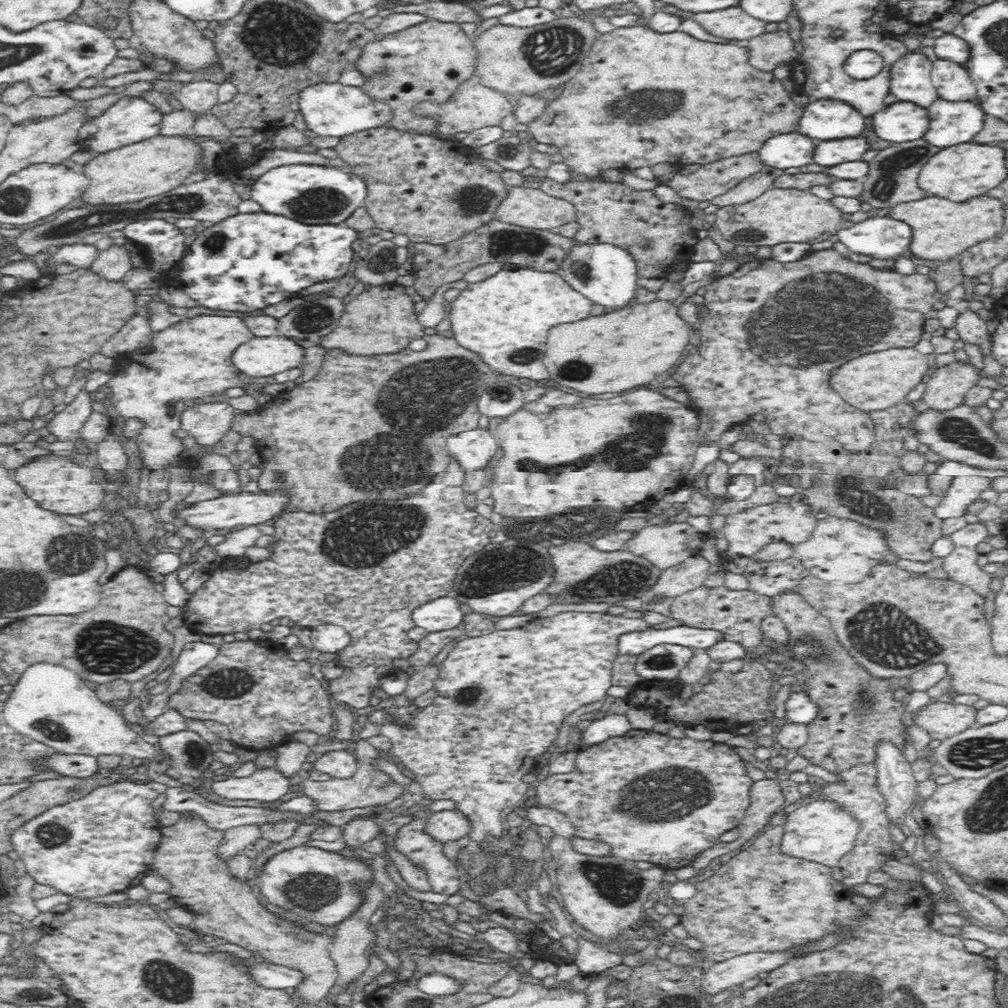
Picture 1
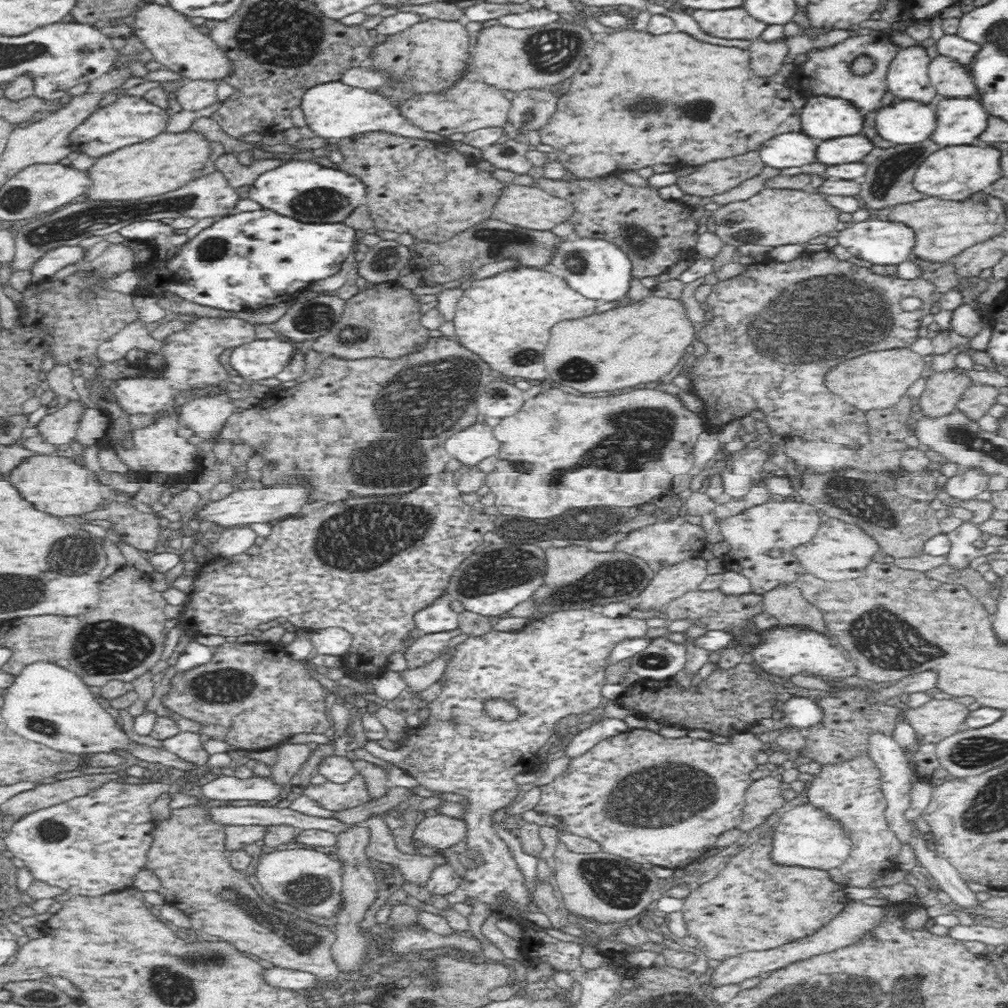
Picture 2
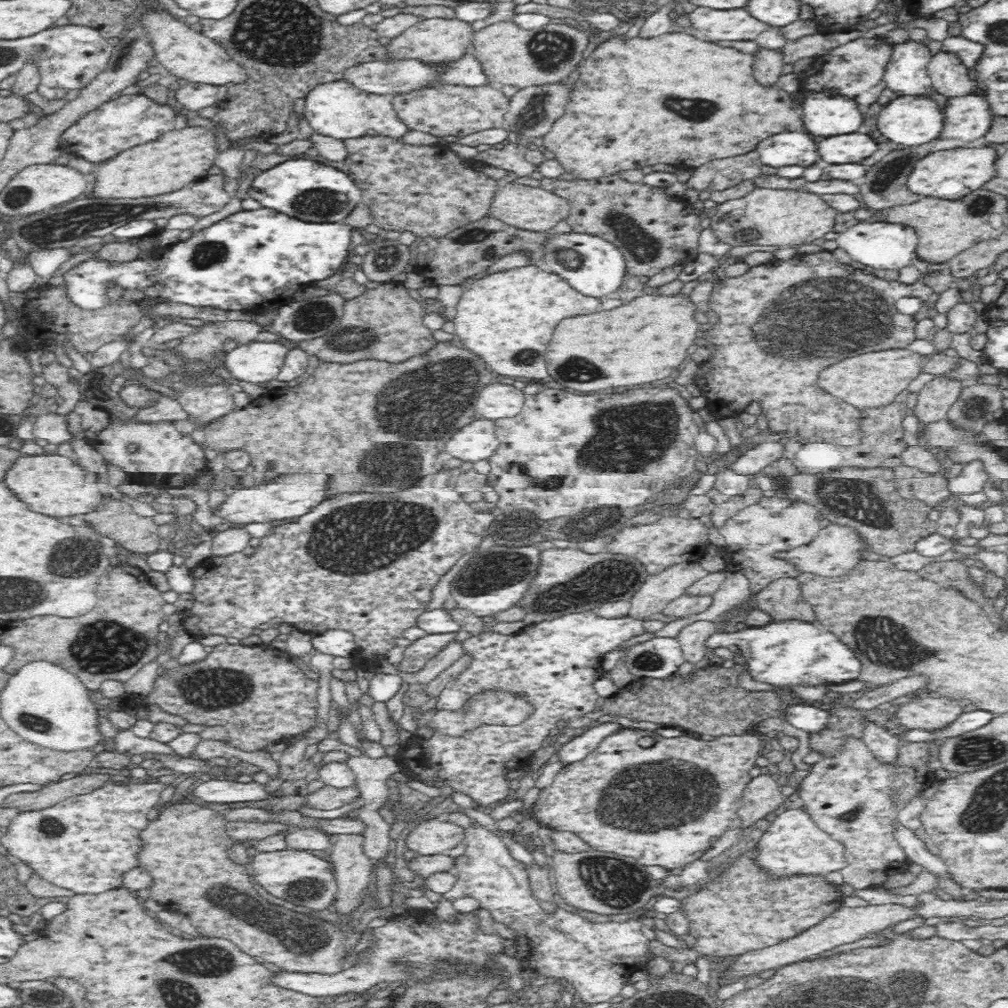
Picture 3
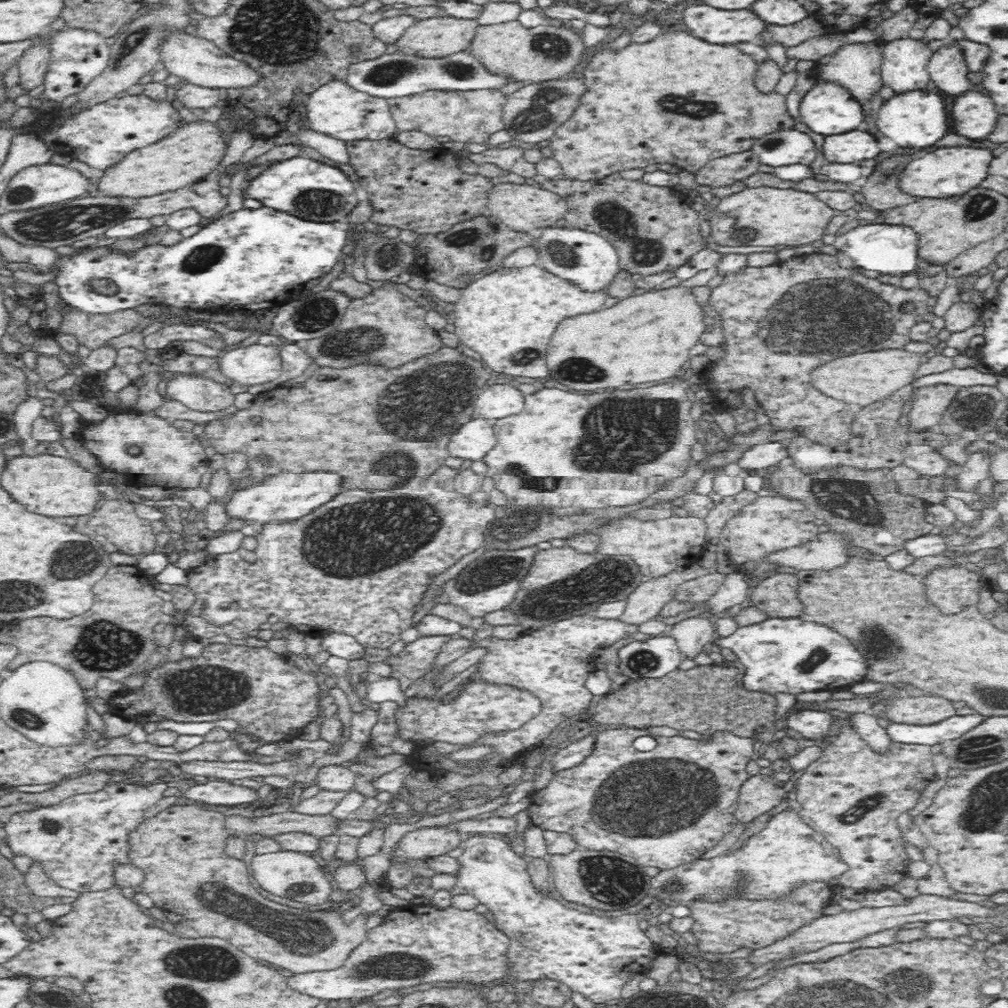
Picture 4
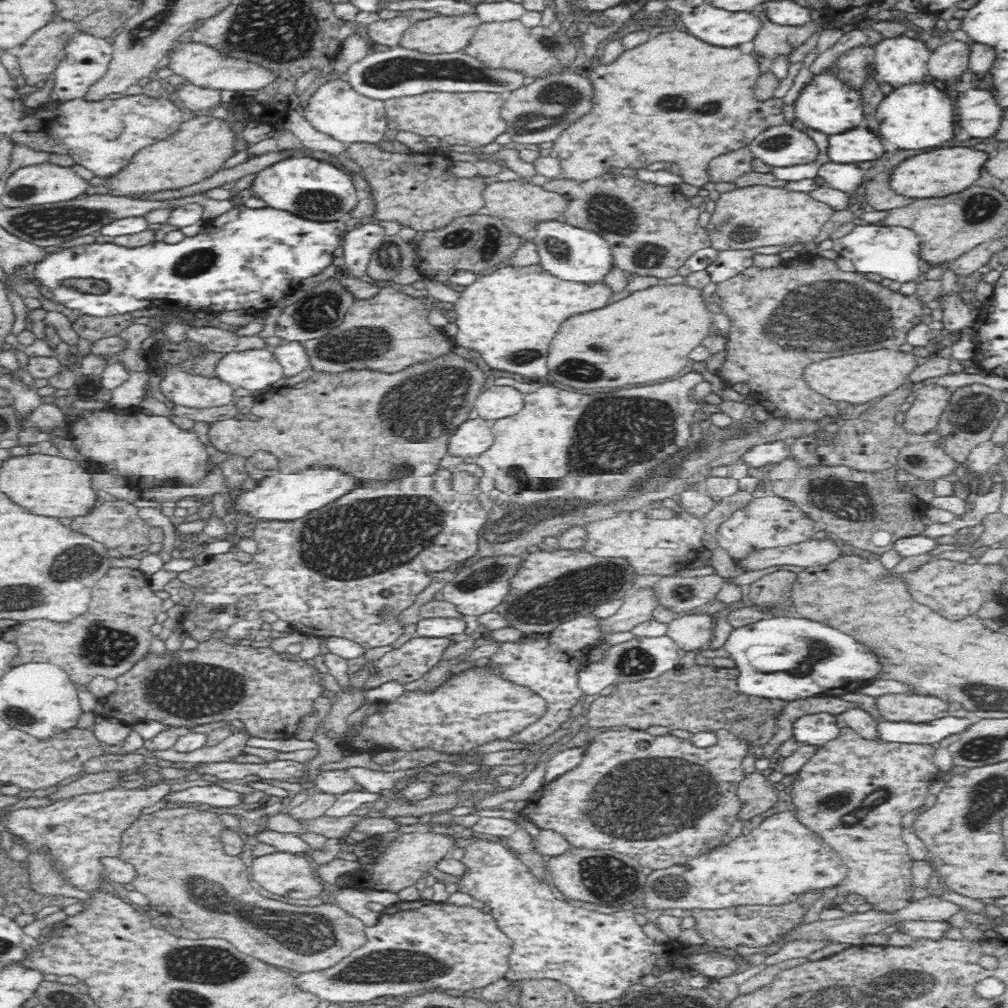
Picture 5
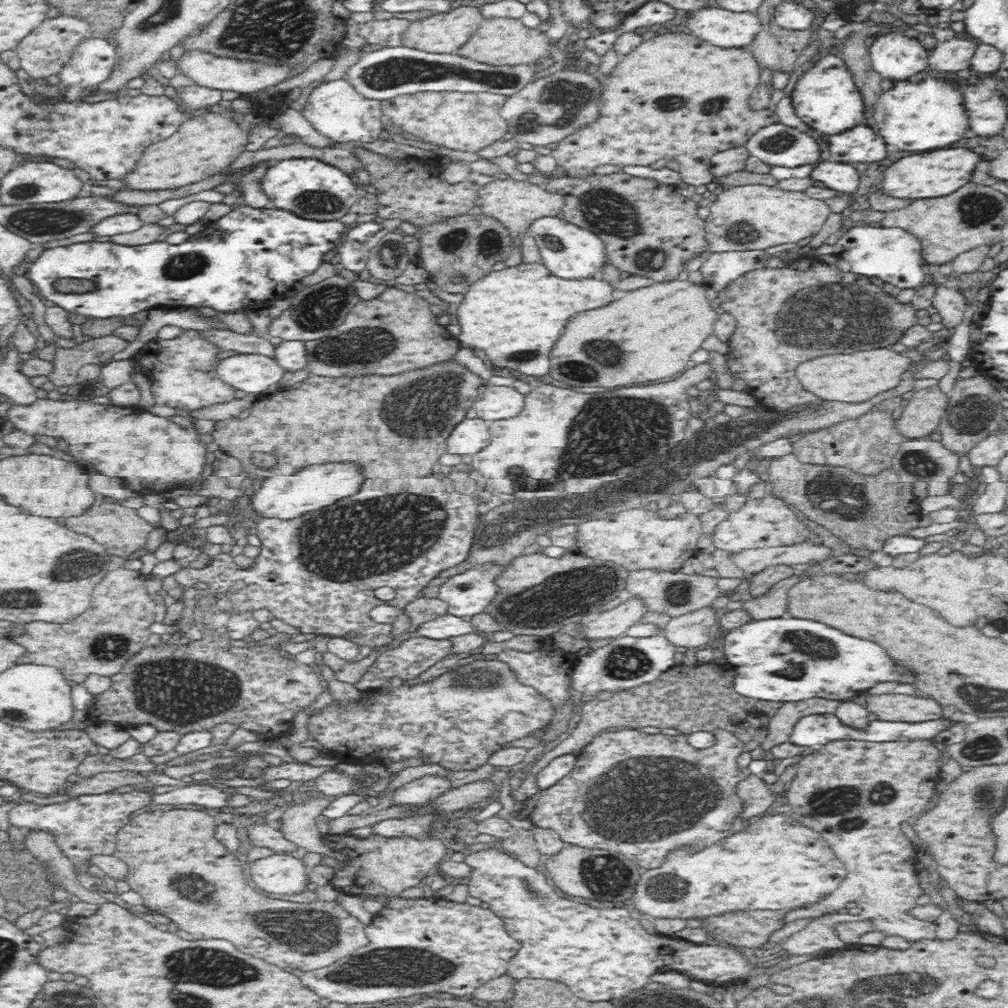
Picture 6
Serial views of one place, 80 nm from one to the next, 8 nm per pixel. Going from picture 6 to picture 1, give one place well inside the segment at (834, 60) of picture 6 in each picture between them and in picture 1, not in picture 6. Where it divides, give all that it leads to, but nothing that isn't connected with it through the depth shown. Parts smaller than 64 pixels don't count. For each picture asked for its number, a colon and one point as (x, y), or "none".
1: (824, 119)
2: (823, 117)
3: (826, 113)
4: (827, 108)
5: (828, 104)

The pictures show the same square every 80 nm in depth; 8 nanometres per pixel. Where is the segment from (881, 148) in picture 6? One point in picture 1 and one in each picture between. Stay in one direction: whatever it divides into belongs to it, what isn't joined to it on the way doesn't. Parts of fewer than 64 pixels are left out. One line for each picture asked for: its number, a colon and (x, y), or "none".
1: (832, 152)
2: (848, 148)
3: (847, 148)
4: (850, 148)
5: (859, 145)

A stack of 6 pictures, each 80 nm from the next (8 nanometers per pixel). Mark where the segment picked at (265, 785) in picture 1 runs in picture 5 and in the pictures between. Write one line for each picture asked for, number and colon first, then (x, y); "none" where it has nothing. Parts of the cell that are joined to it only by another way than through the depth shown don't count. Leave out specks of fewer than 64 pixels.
2: (228, 788)
3: (219, 790)
4: (220, 792)
5: (216, 796)

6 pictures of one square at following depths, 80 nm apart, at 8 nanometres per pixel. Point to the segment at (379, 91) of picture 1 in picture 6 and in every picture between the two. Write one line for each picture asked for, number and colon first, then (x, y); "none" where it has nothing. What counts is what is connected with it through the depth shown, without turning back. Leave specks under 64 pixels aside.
2: (431, 55)
3: (438, 39)
4: (438, 36)
5: (443, 34)
6: (443, 33)

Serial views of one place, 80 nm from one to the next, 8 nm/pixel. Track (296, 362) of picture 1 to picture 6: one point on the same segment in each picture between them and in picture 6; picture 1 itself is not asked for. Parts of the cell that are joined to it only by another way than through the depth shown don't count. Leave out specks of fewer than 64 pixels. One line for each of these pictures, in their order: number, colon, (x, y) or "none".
2: (262, 359)
3: (258, 362)
4: (258, 366)
5: (256, 370)
6: (254, 374)

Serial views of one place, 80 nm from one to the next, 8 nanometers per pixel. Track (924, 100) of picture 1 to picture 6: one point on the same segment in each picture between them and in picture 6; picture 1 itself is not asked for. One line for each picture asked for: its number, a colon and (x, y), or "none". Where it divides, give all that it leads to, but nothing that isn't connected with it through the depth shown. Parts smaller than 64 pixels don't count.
2: (907, 75)
3: (906, 73)
4: (904, 64)
5: (899, 60)
6: (894, 56)

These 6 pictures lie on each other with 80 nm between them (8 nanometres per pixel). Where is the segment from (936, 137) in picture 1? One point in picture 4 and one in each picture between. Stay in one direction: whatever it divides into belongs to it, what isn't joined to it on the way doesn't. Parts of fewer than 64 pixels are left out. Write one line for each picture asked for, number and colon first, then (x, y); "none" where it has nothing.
2: (961, 121)
3: (969, 117)
4: (975, 114)

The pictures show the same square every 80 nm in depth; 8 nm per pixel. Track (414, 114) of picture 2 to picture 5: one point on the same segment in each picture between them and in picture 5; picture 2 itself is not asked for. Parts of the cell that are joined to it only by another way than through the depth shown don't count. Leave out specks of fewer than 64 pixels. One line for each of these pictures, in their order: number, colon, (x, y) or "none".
3: (458, 111)
4: (473, 116)
5: (473, 119)

